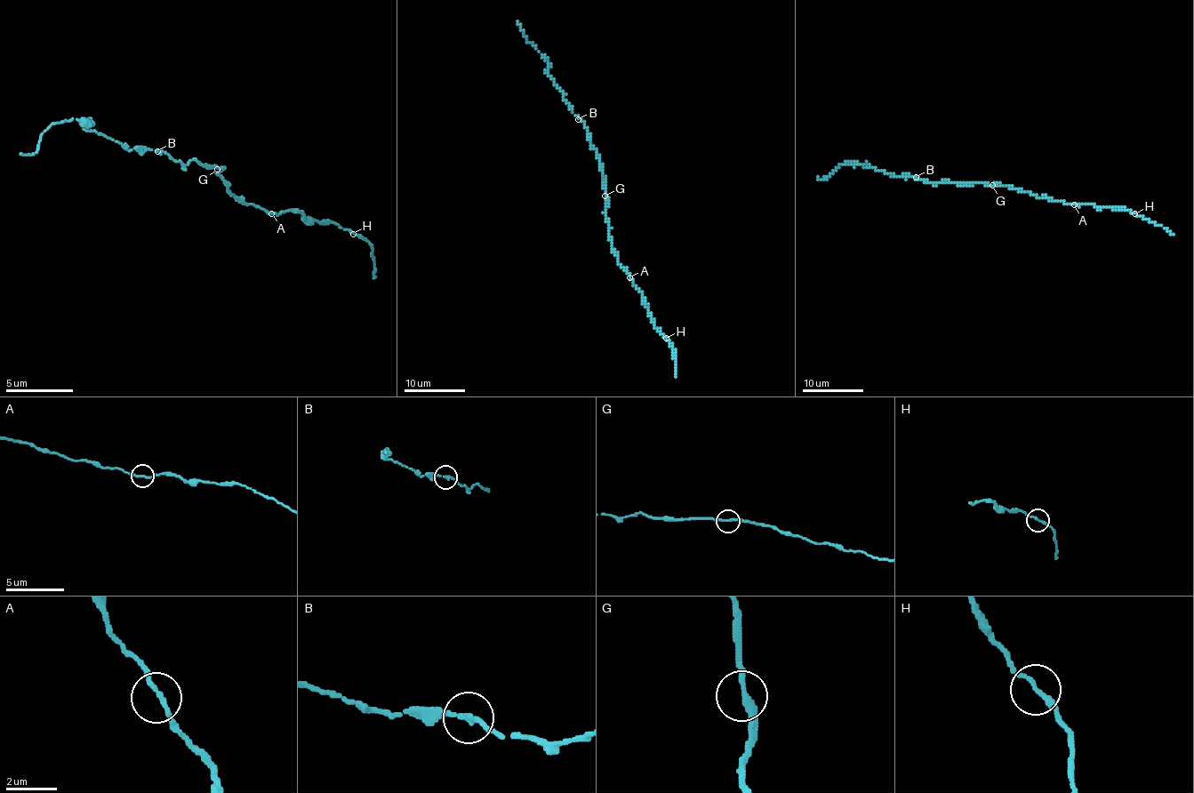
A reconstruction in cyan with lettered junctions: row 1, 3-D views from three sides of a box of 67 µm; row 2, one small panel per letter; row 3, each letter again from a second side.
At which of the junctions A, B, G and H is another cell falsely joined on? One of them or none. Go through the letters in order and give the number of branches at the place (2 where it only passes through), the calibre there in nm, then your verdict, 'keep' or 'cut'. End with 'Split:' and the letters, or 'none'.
A: branches 2; calibre 220 nm; keep
B: branches 2; calibre 200 nm; keep
G: branches 2; calibre 260 nm; keep
H: branches 2; calibre 200 nm; keep
Split: none

